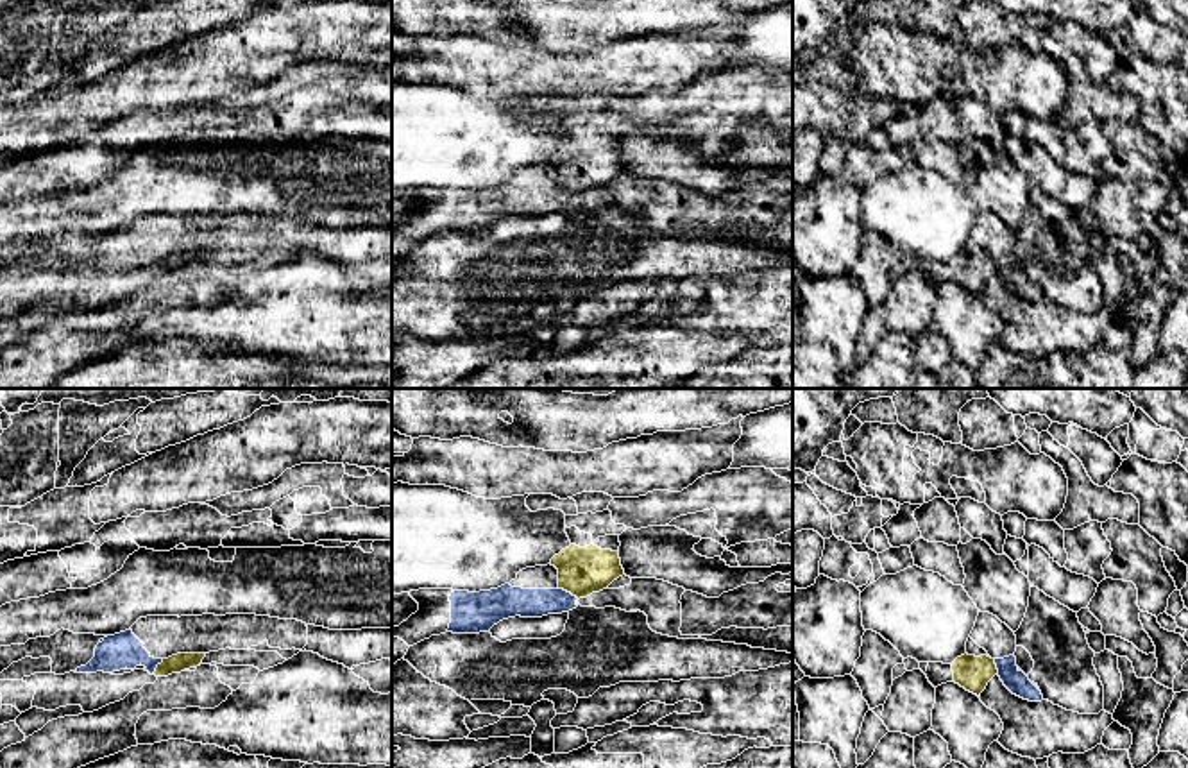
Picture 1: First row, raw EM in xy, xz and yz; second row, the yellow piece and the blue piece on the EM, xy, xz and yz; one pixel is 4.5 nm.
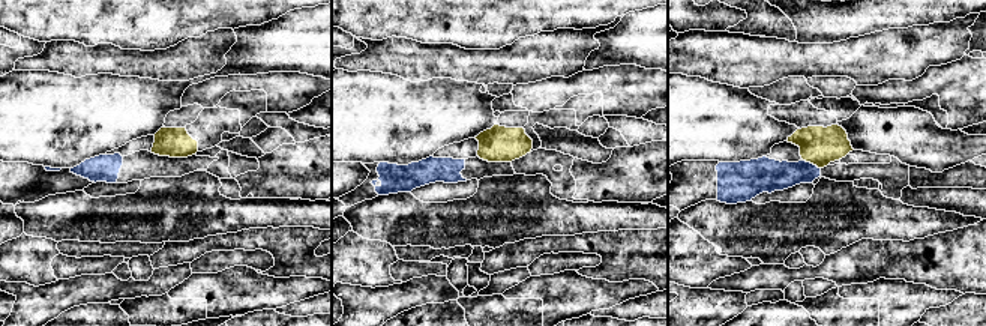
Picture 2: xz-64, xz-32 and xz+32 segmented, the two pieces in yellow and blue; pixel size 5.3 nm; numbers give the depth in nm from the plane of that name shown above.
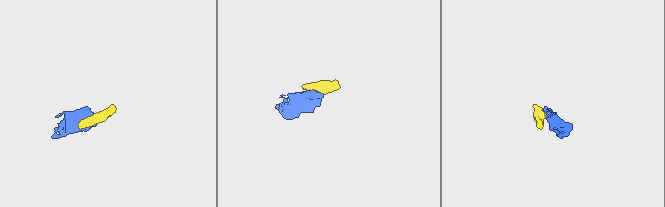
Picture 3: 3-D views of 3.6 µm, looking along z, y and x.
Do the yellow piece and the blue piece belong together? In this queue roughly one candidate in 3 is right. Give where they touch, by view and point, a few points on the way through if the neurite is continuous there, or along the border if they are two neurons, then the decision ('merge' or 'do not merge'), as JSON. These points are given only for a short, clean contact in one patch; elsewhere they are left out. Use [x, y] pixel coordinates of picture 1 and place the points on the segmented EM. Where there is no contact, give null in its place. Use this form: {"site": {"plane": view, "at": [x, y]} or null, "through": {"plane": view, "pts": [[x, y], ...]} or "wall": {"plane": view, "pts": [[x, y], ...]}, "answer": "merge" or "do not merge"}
{"site": {"plane": "xz", "at": [569, 591]}, "wall": {"plane": "xz", "pts": [[559, 588], [578, 598]]}, "answer": "do not merge"}

